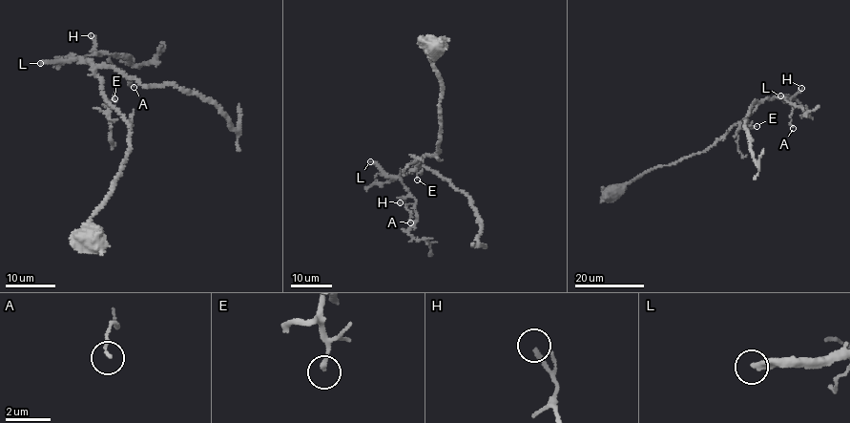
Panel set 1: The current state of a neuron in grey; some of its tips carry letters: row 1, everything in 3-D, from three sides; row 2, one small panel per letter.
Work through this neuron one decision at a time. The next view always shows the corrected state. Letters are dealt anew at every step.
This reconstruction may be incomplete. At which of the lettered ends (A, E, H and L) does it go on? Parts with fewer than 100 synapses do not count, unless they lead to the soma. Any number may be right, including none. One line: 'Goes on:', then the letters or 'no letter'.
Goes on: L

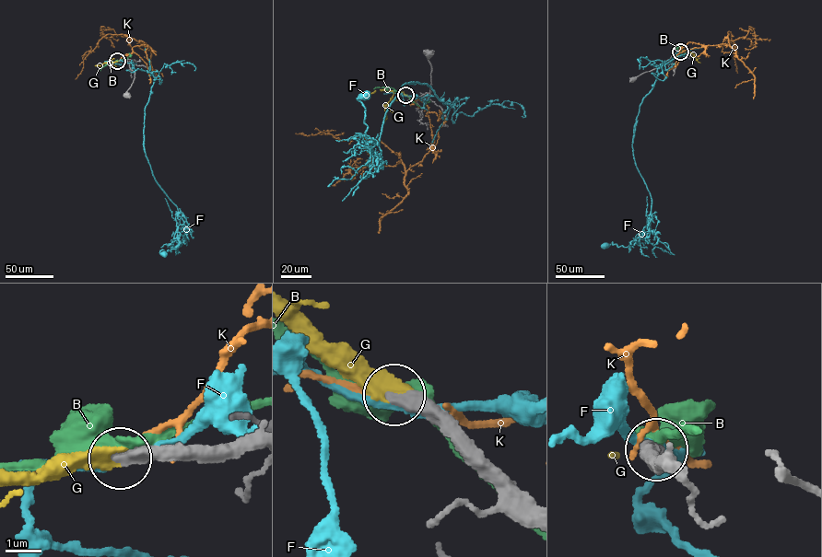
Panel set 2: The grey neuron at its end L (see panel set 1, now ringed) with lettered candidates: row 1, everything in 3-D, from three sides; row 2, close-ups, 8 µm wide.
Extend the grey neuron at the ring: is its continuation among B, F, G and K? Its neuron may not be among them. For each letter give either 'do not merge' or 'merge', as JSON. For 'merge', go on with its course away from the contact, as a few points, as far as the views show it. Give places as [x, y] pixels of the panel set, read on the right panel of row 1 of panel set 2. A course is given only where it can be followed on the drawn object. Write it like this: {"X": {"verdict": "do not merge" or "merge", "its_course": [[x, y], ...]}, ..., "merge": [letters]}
{"B": {"verdict": "do not merge"}, "F": {"verdict": "do not merge"}, "G": {"verdict": "merge", "its_course": [[680, 52], [689, 52], [700, 63]]}, "K": {"verdict": "do not merge"}, "merge": ["G"]}

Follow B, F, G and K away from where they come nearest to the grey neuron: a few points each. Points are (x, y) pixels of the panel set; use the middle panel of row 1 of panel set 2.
B: (406, 96), (390, 87), (374, 88)
F: (406, 96), (454, 104), (426, 83), (403, 85), (376, 154), (358, 100), (365, 95)
G: (406, 95), (400, 91), (393, 93), (385, 105), (383, 122)
K: (406, 96), (428, 110), (432, 145), (406, 171), (398, 156), (381, 141), (296, 133)

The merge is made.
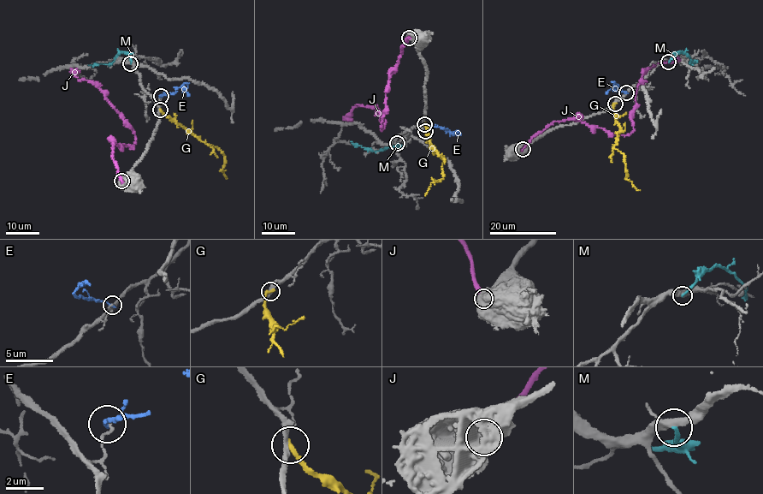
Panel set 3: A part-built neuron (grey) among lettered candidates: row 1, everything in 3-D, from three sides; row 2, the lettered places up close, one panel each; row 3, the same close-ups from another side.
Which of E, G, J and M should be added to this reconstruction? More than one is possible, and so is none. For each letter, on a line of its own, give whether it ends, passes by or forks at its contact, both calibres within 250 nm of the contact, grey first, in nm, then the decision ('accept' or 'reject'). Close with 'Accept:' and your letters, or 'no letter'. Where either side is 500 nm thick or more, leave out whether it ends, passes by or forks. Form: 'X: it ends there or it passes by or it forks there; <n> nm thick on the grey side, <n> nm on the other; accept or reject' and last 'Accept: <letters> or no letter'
E: it ends there; 140 nm thick on the grey side, 190 nm on the other; reject
G: it ends there; 240 nm thick on the grey side, 260 nm on the other; reject
J: 1050 nm thick on the grey side, 420 nm on the other; reject
M: it ends there; 360 nm thick on the grey side, 200 nm on the other; reject
Accept: no letter

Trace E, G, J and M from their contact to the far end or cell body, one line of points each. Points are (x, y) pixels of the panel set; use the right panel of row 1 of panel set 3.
E: (626, 92), (613, 90), (613, 81), (606, 93)
G: (615, 103), (612, 107), (620, 128), (617, 133), (614, 148), (623, 152), (627, 178), (639, 190)
J: (522, 149), (554, 122), (576, 119), (626, 136), (632, 131), (635, 93), (644, 74), (652, 66), (680, 59)
M: (668, 62), (682, 51), (691, 62), (694, 61)

